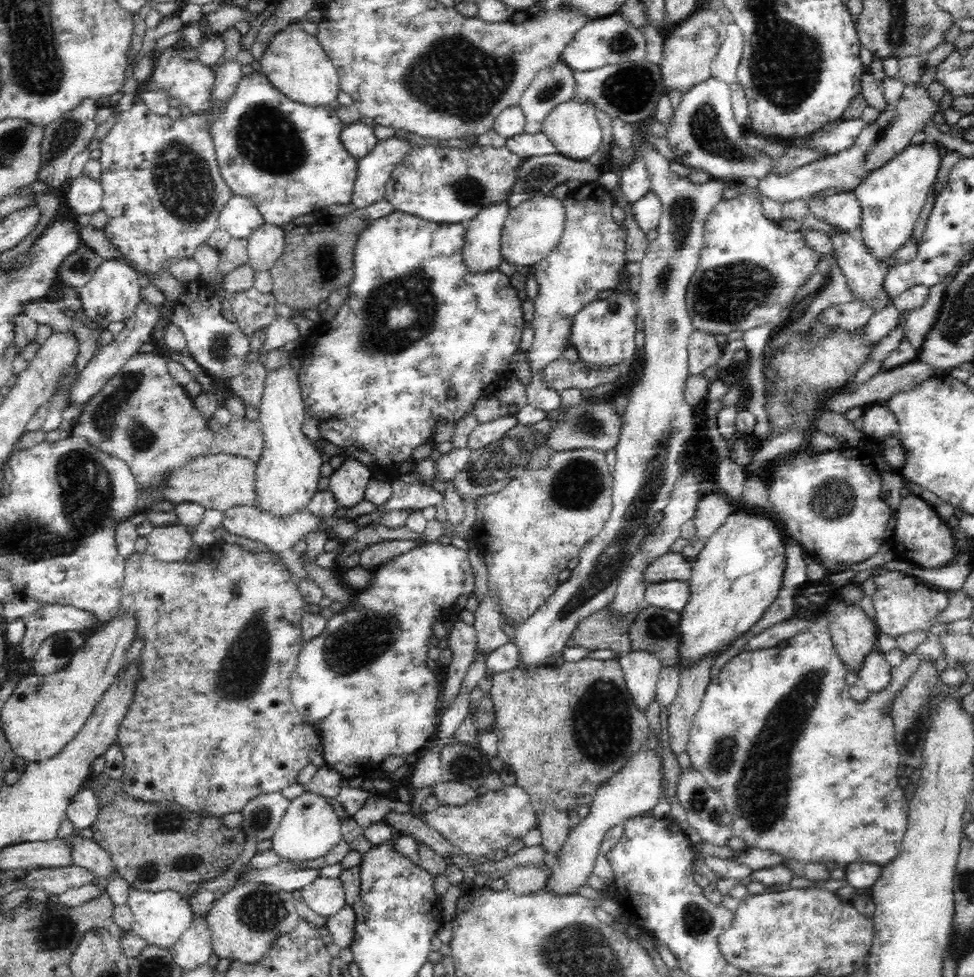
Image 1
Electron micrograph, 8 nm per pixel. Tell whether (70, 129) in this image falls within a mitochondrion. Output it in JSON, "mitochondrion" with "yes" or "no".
{"mitochondrion":"yes"}

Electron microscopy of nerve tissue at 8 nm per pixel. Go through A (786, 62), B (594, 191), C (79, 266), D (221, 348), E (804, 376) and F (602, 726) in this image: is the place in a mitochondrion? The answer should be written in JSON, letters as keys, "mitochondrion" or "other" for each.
{"A":"mitochondrion","B":"other","C":"mitochondrion","D":"mitochondrion","E":"mitochondrion","F":"mitochondrion"}

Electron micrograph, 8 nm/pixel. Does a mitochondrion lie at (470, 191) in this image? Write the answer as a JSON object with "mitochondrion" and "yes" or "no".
{"mitochondrion":"yes"}

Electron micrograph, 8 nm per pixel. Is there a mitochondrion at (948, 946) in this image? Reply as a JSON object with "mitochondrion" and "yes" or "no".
{"mitochondrion":"no"}

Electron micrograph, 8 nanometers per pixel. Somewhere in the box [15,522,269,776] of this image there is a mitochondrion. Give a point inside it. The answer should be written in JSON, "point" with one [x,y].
{"point":[61,646]}

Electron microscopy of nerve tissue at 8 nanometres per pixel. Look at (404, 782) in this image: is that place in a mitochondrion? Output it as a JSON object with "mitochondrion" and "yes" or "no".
{"mitochondrion":"no"}

